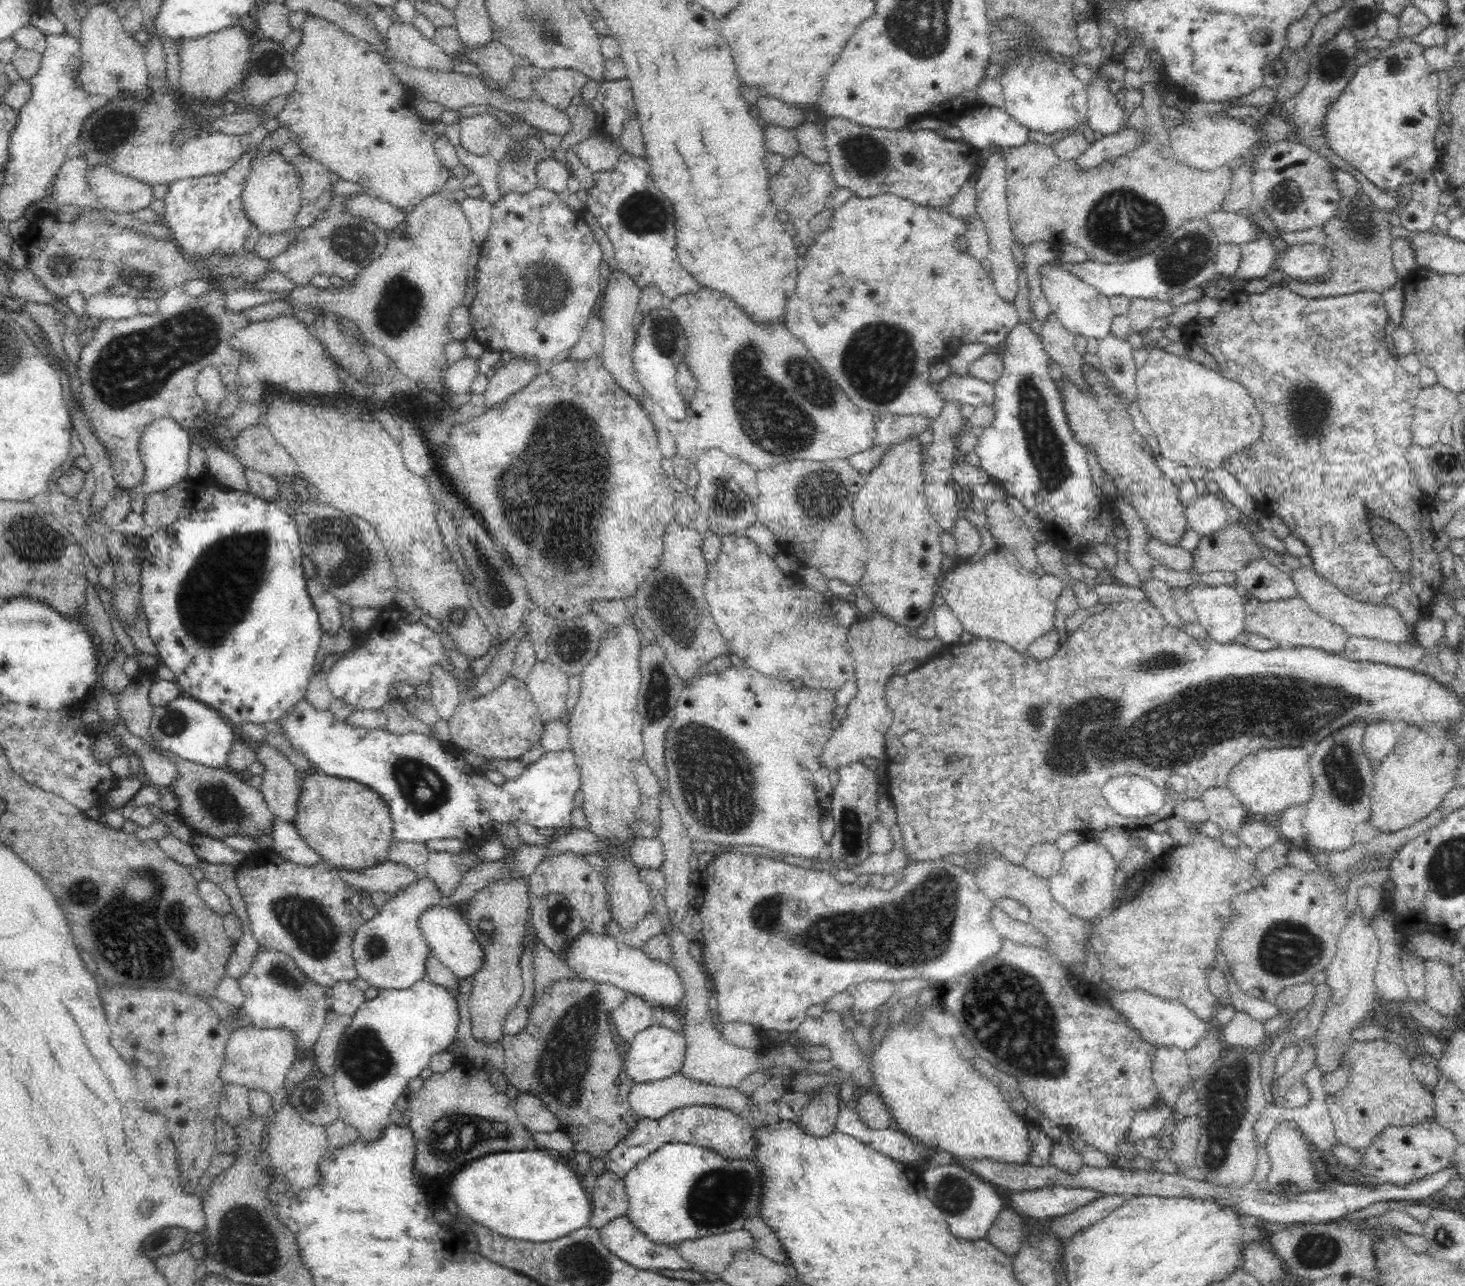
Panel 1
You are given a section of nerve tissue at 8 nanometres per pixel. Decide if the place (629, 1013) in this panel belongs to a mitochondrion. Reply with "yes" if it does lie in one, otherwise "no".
no

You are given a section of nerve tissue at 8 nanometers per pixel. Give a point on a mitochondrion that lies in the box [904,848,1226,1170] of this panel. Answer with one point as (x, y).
(996, 1003)

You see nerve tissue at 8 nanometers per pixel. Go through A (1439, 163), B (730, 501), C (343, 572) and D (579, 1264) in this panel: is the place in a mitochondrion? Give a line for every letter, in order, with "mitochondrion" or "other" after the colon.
A: other
B: mitochondrion
C: mitochondrion
D: mitochondrion

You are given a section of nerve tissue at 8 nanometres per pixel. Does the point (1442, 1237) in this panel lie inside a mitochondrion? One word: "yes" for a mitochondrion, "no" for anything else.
yes

